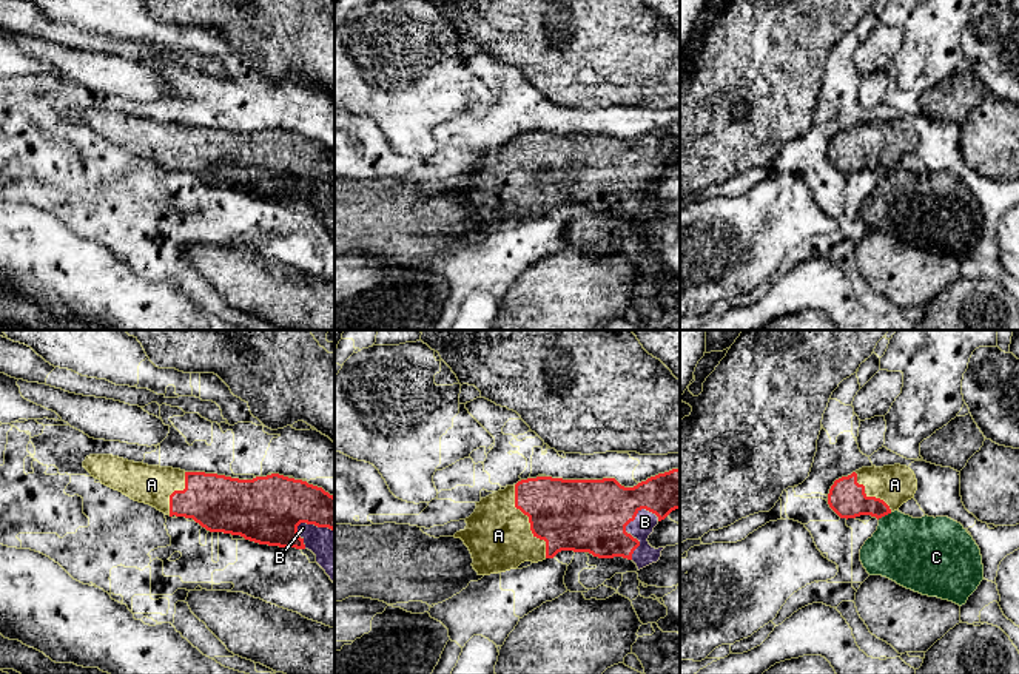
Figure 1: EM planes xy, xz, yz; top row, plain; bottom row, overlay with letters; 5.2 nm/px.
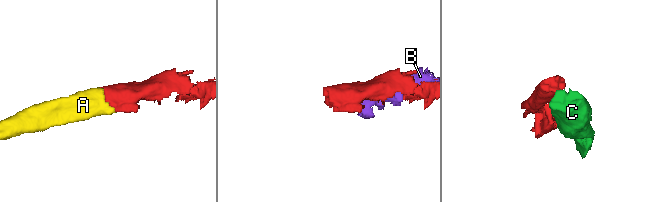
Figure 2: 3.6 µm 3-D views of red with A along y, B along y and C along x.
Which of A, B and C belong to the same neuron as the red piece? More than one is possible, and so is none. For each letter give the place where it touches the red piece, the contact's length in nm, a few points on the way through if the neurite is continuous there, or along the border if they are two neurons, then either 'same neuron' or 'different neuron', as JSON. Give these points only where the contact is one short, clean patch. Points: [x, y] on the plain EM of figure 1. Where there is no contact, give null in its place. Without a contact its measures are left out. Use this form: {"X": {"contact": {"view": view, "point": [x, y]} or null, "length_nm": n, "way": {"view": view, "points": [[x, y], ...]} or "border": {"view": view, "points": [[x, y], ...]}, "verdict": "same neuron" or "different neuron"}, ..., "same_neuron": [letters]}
{"A": {"contact": {"view": "xz", "point": [529, 176]}, "length_nm": 420, "way": {"view": "xz", "points": [[575, 170], [541, 170], [529, 176], [509, 181], [498, 190]]}, "verdict": "same neuron"}, "B": {"contact": {"view": "xz", "point": [629, 188]}, "length_nm": 280, "verdict": "different neuron"}, "C": {"contact": {"view": "yz", "point": [884, 170]}, "length_nm": 90, "border": {"view": "yz", "points": [[891, 167], [877, 173]]}, "verdict": "different neuron"}, "same_neuron": ["A"]}

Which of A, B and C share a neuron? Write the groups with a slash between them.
A / B / C

